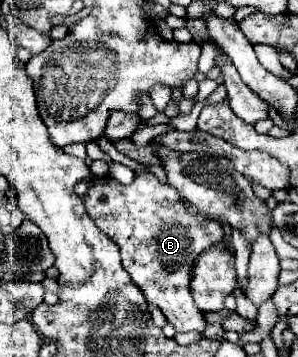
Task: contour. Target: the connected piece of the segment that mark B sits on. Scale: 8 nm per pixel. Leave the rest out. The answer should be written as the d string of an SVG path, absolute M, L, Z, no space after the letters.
M149 171L135 175L131 185L121 185L111 175L93 177L83 203L95 225L117 243L125 271L147 301L157 305L177 331L203 331L207 321L197 311L189 285L197 257L223 239L223 225L185 215L173 187L161 183Z

